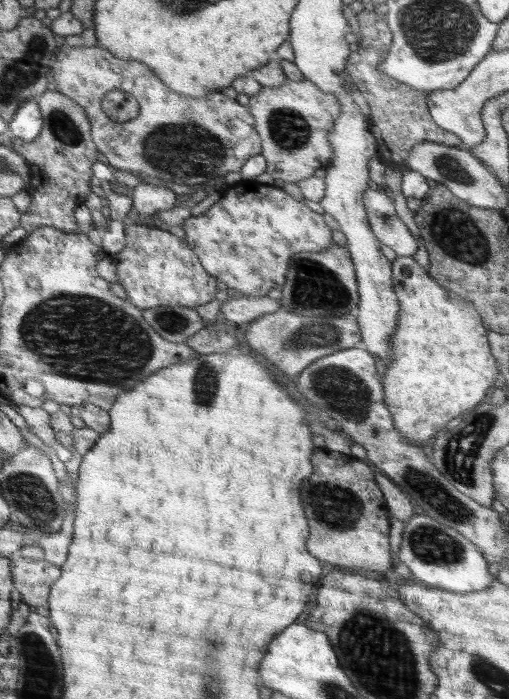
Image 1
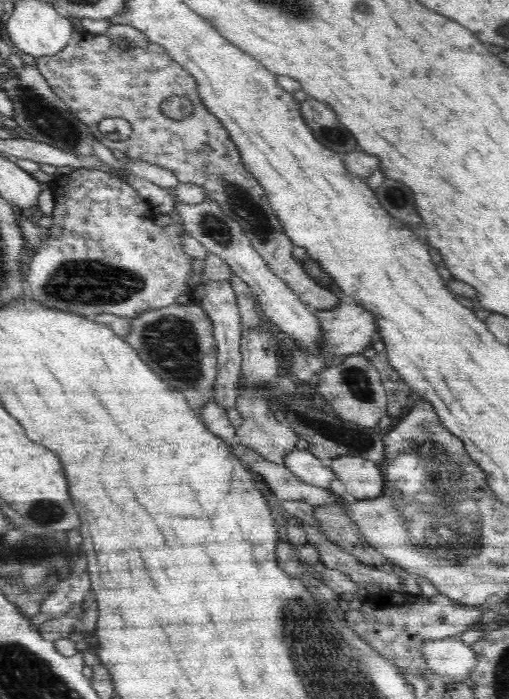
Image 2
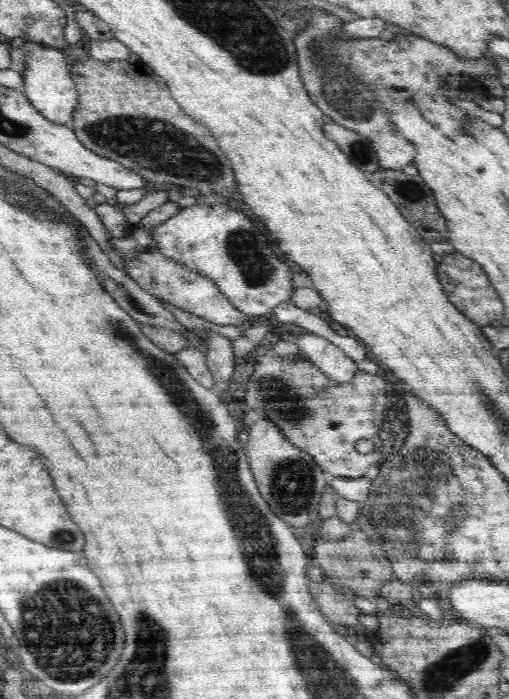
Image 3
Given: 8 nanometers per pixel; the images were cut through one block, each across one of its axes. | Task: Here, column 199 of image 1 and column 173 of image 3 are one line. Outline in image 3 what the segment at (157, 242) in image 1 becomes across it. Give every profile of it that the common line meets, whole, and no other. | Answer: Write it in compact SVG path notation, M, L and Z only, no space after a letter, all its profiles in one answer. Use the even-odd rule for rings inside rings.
M148 248L147 251L138 253L133 257L122 255L127 266L129 275L152 296L161 299L163 303L168 303L180 310L184 310L195 316L207 319L208 321L220 325L249 325L256 319L238 311L228 300L228 297L218 289L218 285L212 279L186 269L184 265L166 259L158 249Z

